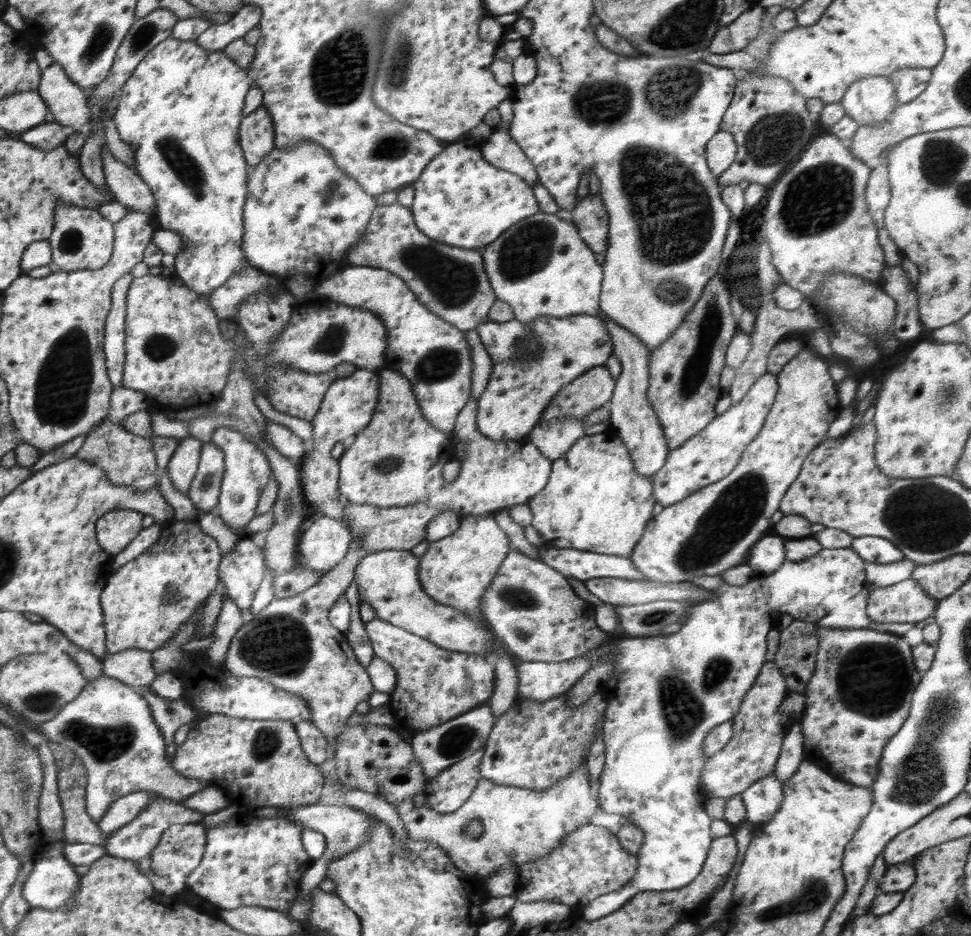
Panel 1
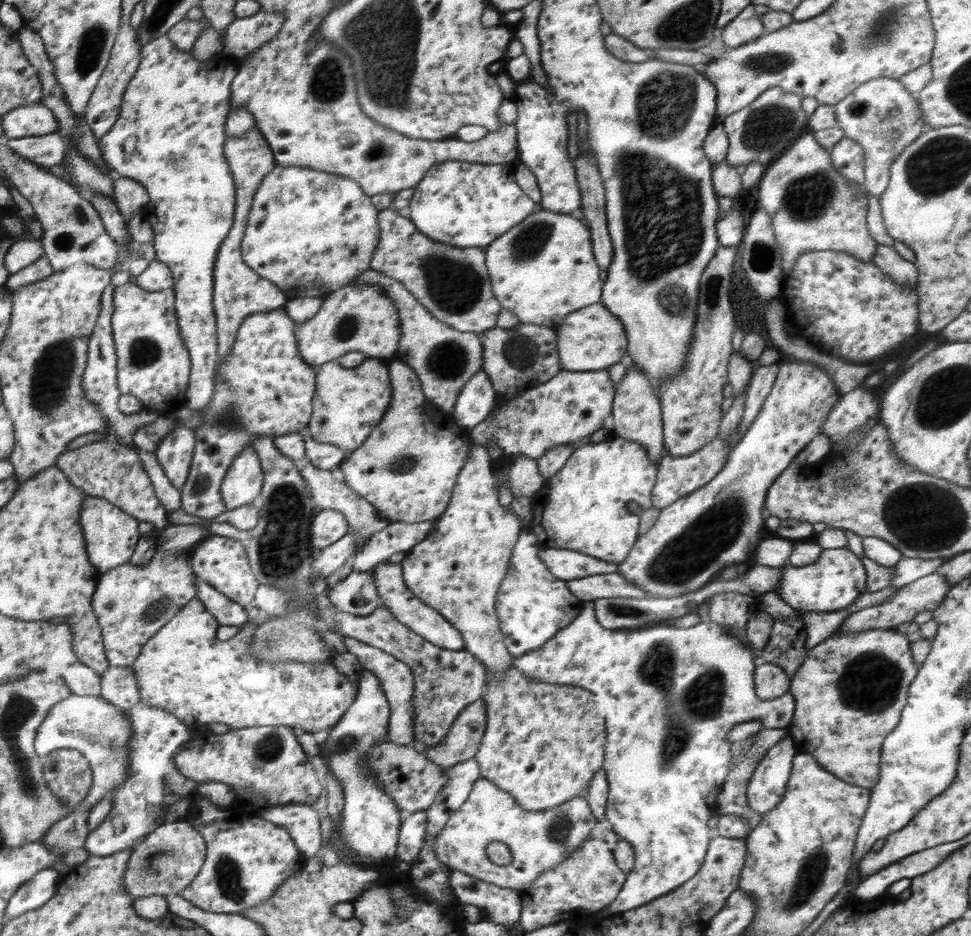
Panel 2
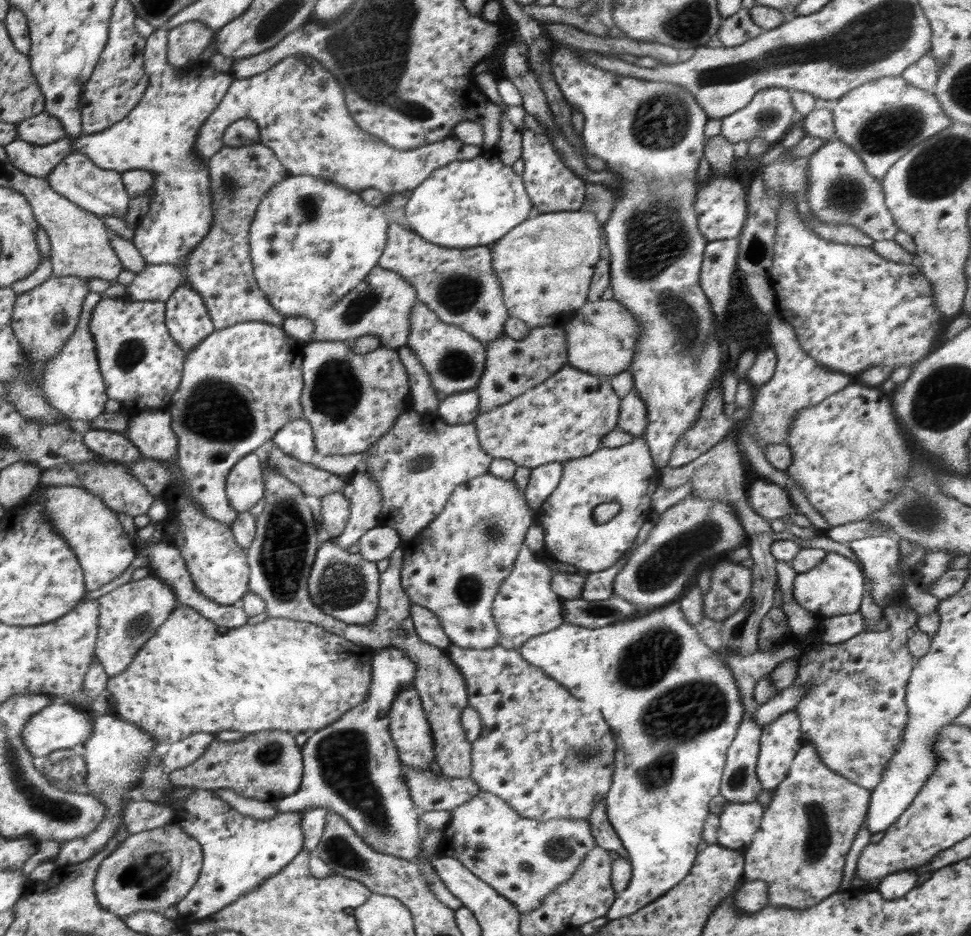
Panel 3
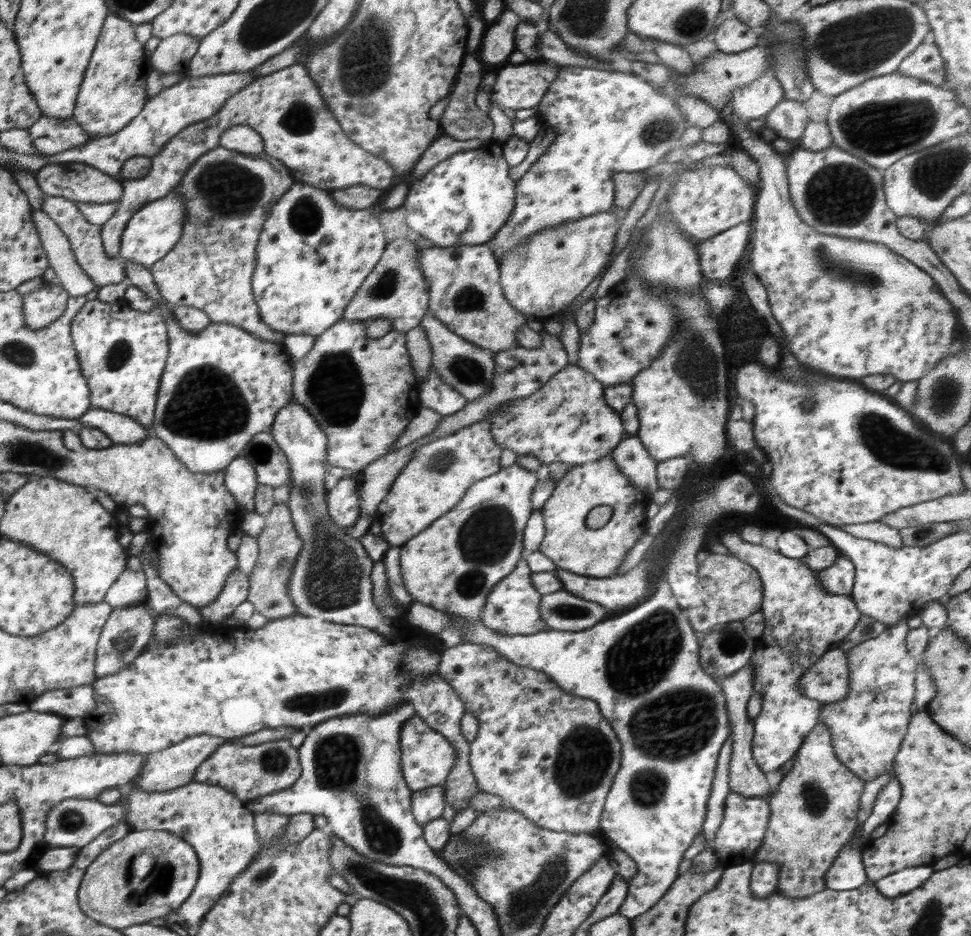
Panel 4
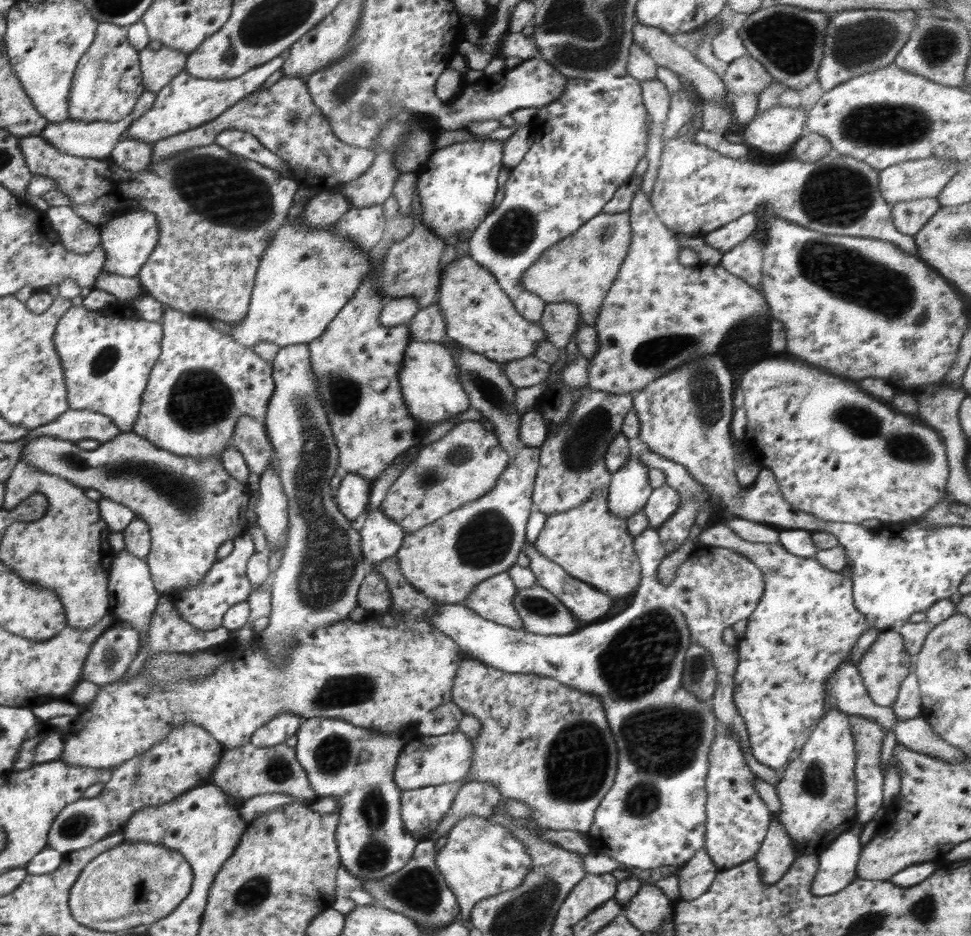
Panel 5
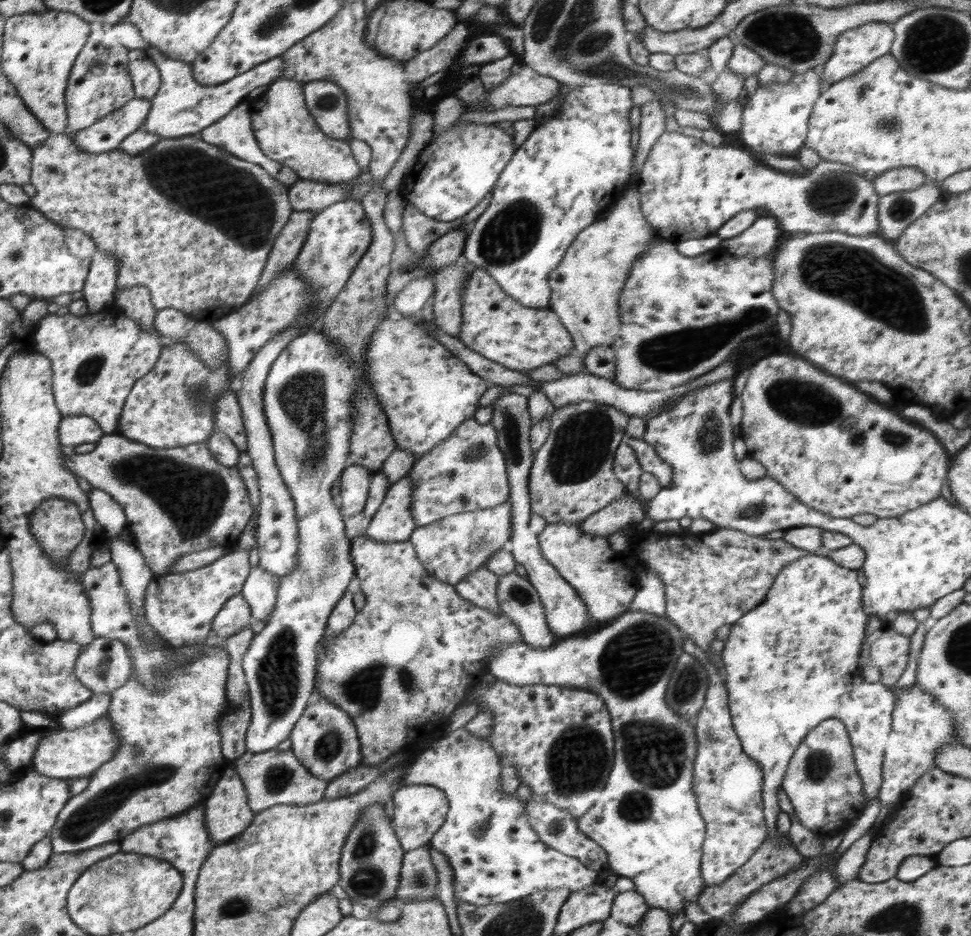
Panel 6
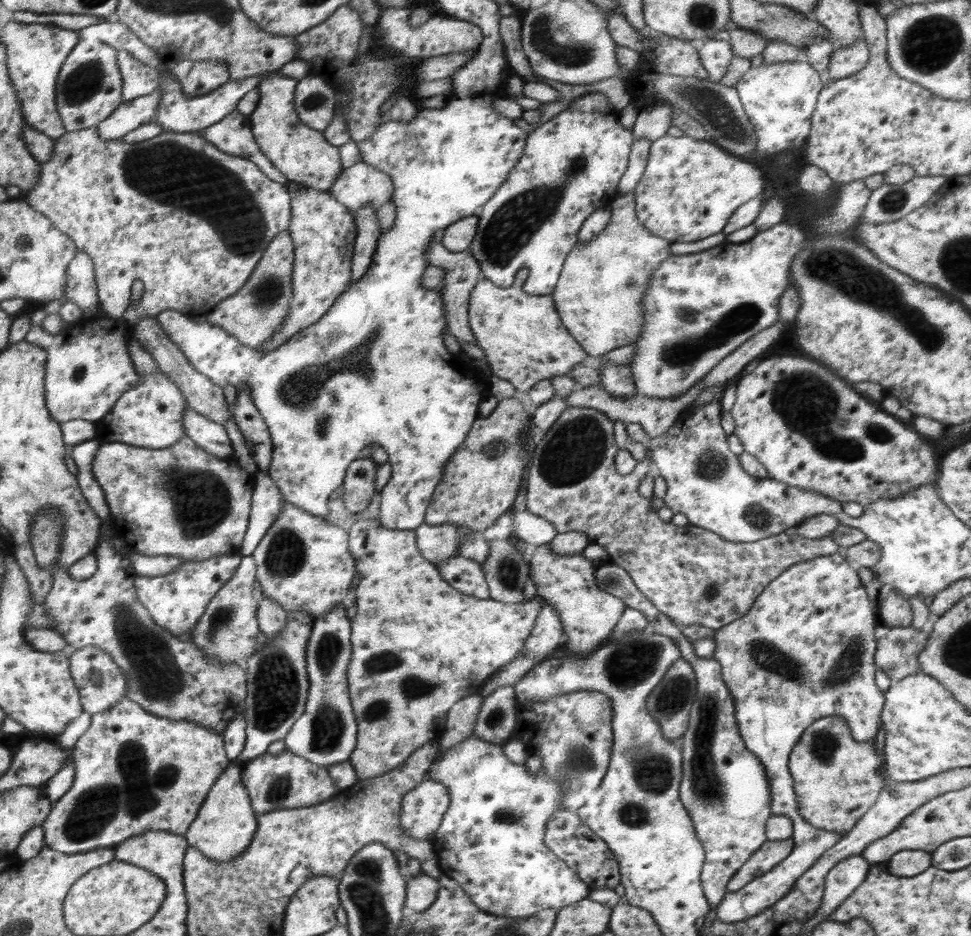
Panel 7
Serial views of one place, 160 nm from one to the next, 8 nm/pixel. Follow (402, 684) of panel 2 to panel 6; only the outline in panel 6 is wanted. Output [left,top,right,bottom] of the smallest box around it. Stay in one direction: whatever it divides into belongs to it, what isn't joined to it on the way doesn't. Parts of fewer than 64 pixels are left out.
[401,727,600,906]

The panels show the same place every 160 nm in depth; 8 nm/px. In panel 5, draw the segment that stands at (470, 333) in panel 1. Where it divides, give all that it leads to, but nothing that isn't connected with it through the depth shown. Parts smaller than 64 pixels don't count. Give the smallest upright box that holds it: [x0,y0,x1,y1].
[399,338,471,433]

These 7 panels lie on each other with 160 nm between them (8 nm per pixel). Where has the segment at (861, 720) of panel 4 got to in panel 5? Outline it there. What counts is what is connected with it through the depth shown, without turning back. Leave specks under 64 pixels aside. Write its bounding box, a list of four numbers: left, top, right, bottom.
[859,630,914,707]

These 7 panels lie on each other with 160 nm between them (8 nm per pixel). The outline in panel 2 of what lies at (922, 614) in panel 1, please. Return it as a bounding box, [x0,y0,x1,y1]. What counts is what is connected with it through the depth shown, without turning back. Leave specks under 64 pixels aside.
[838,573,950,634]

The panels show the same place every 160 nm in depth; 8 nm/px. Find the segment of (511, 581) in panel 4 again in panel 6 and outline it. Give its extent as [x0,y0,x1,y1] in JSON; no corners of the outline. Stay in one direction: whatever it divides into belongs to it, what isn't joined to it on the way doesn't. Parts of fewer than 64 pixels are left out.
[453,568,503,616]

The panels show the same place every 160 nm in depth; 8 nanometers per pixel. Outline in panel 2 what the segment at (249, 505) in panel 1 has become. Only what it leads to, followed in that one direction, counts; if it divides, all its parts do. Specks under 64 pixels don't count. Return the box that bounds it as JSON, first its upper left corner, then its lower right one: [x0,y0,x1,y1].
[222,446,263,510]

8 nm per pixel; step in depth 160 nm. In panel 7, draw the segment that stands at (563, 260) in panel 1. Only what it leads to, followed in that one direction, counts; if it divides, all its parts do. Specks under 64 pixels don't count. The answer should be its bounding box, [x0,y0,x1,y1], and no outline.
[551,192,670,359]

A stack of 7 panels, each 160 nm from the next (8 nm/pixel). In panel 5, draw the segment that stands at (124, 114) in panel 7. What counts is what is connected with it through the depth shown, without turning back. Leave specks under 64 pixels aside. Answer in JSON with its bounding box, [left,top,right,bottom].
[40,92,157,158]

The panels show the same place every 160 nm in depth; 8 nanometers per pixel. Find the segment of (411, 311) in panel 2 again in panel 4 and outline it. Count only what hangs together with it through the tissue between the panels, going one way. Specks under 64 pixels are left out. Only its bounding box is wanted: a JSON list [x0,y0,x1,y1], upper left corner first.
[420,314,495,402]

